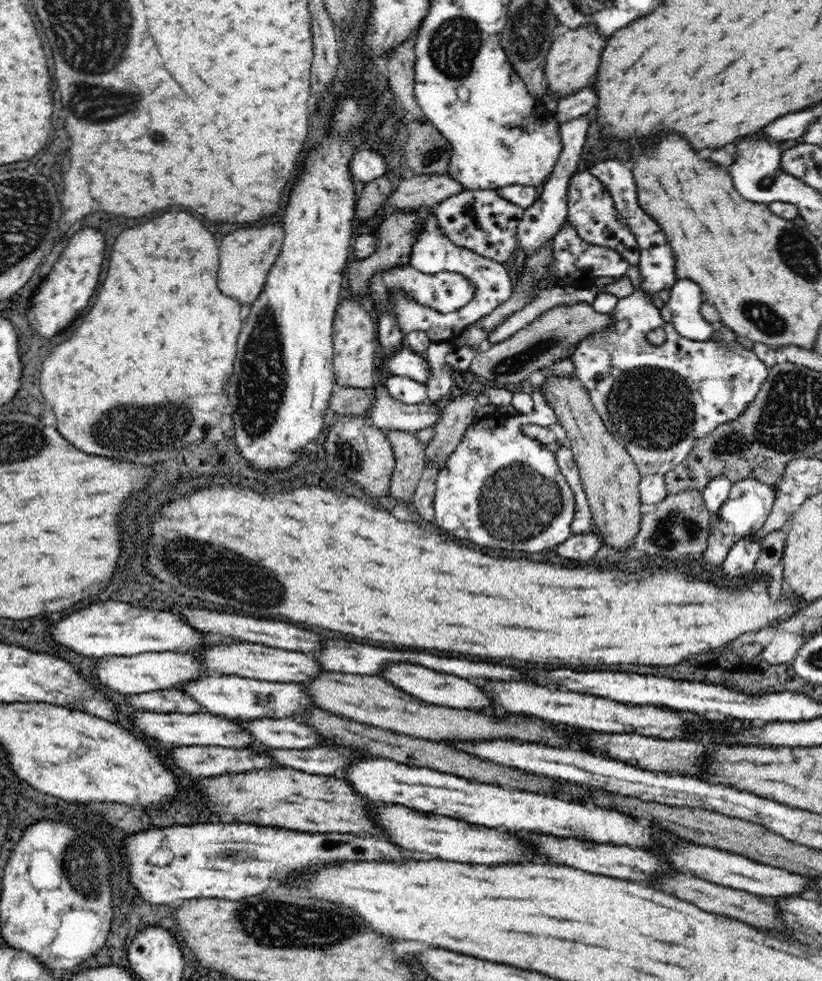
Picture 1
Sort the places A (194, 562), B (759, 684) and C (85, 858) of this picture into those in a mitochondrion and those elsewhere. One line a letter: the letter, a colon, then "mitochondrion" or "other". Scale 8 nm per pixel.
A: mitochondrion
B: other
C: mitochondrion

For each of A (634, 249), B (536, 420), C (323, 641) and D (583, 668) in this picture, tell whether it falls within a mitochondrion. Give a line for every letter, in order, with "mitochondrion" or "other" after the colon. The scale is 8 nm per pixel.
A: other
B: other
C: other
D: other

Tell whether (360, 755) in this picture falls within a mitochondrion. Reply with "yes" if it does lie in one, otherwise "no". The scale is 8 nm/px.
no

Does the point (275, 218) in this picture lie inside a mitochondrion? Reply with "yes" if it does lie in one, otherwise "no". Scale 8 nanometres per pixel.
no

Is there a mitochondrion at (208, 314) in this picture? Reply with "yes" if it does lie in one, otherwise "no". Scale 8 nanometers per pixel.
no

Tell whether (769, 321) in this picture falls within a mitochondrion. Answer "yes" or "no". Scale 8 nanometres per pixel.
yes

